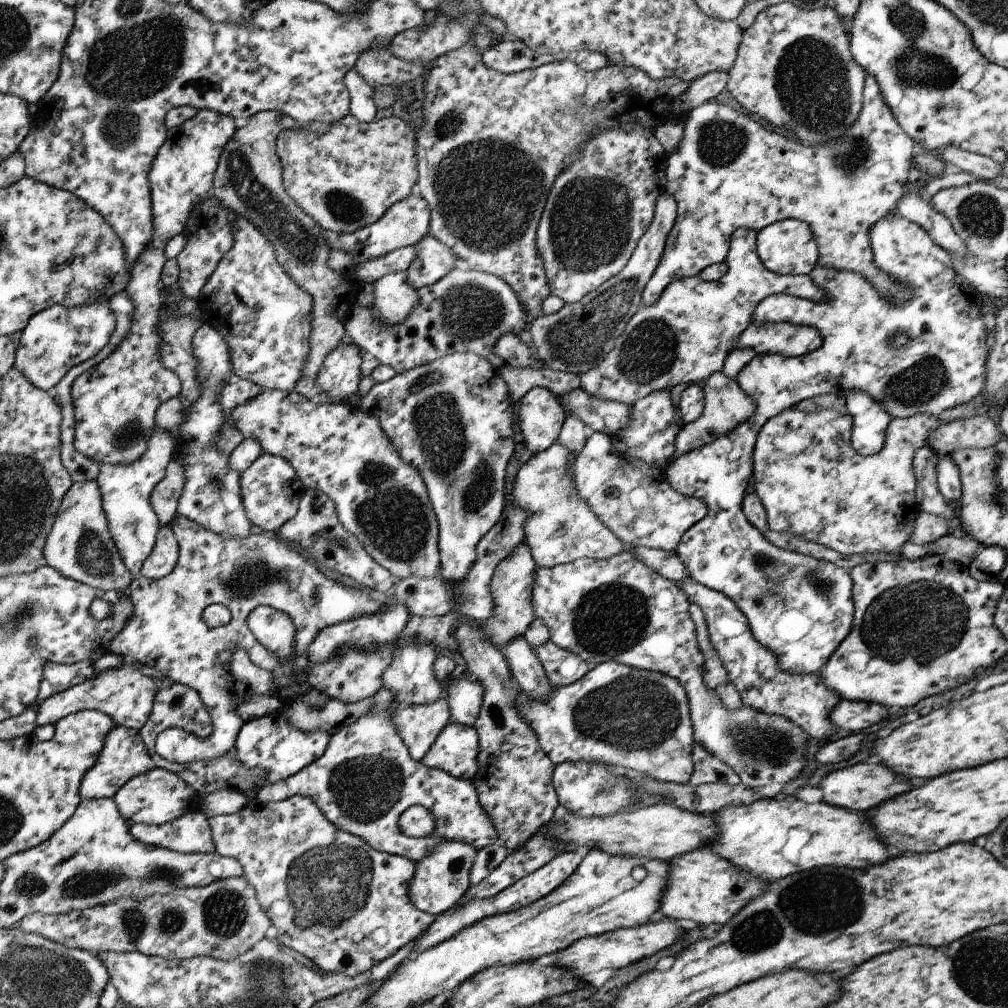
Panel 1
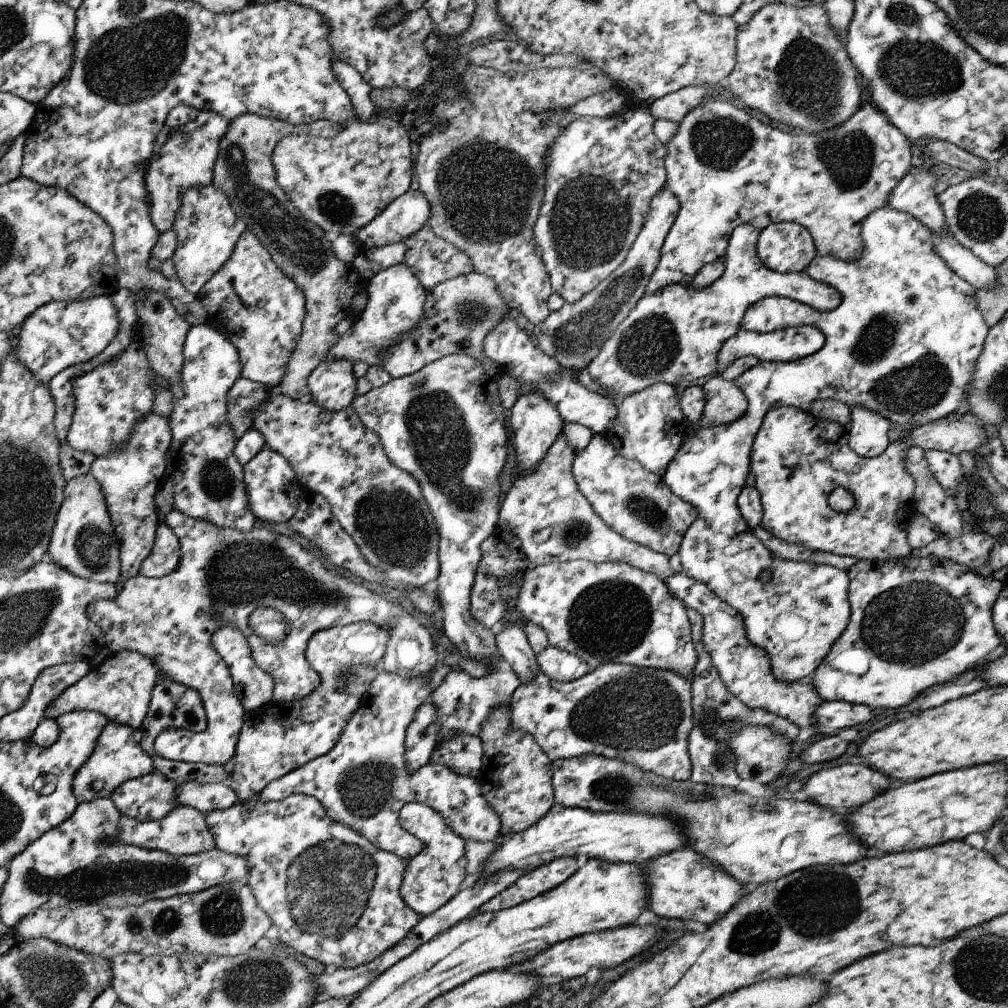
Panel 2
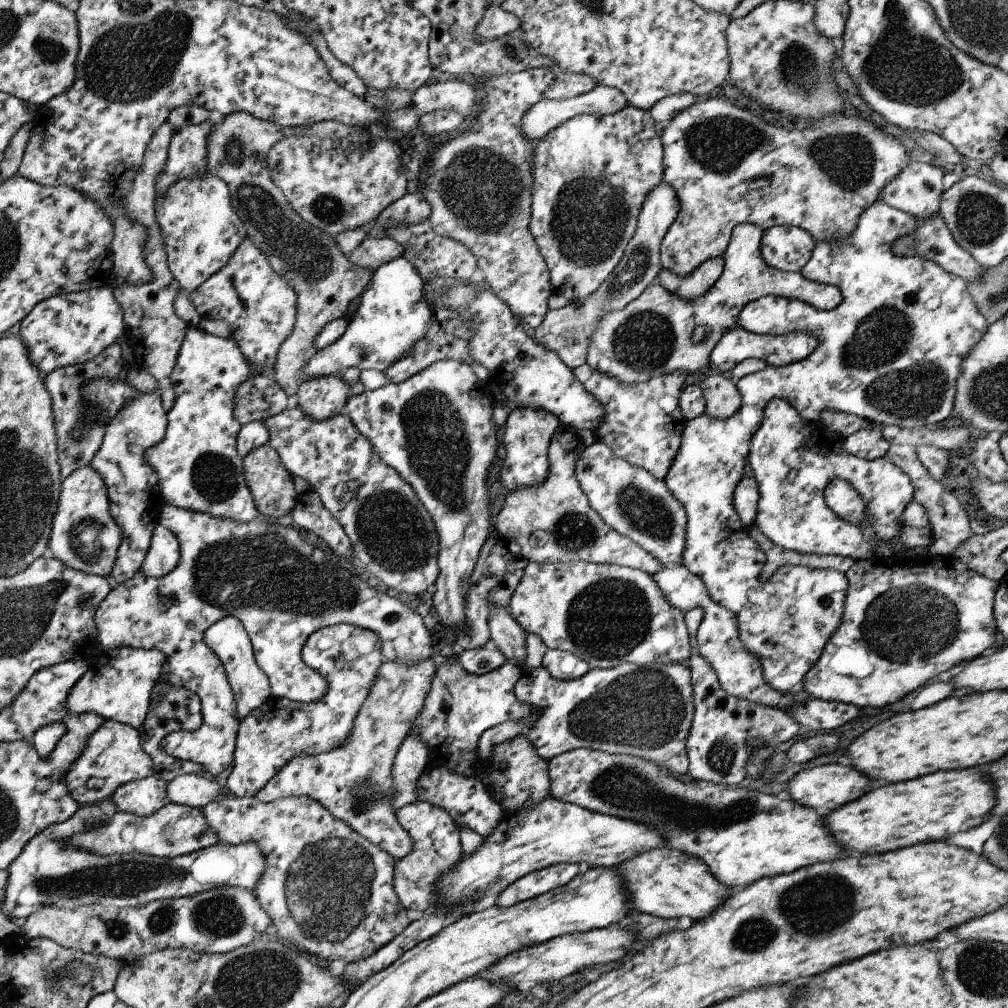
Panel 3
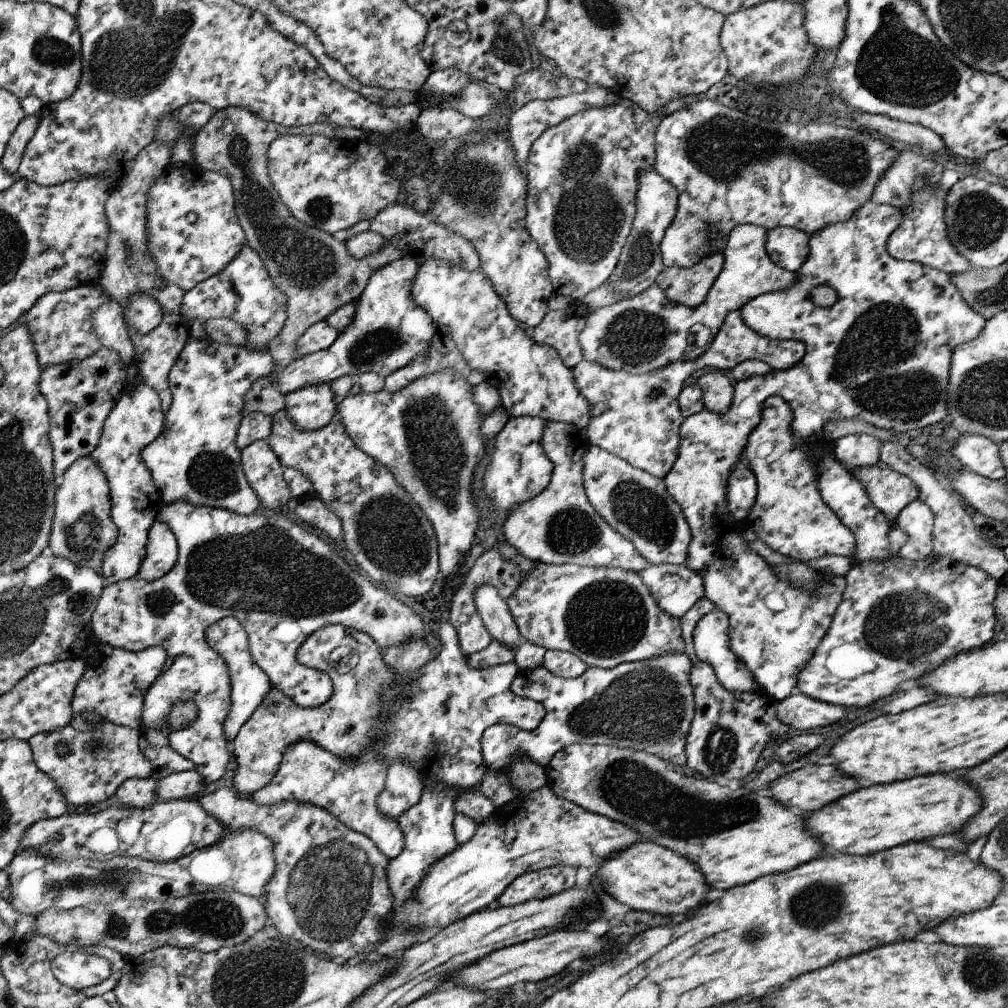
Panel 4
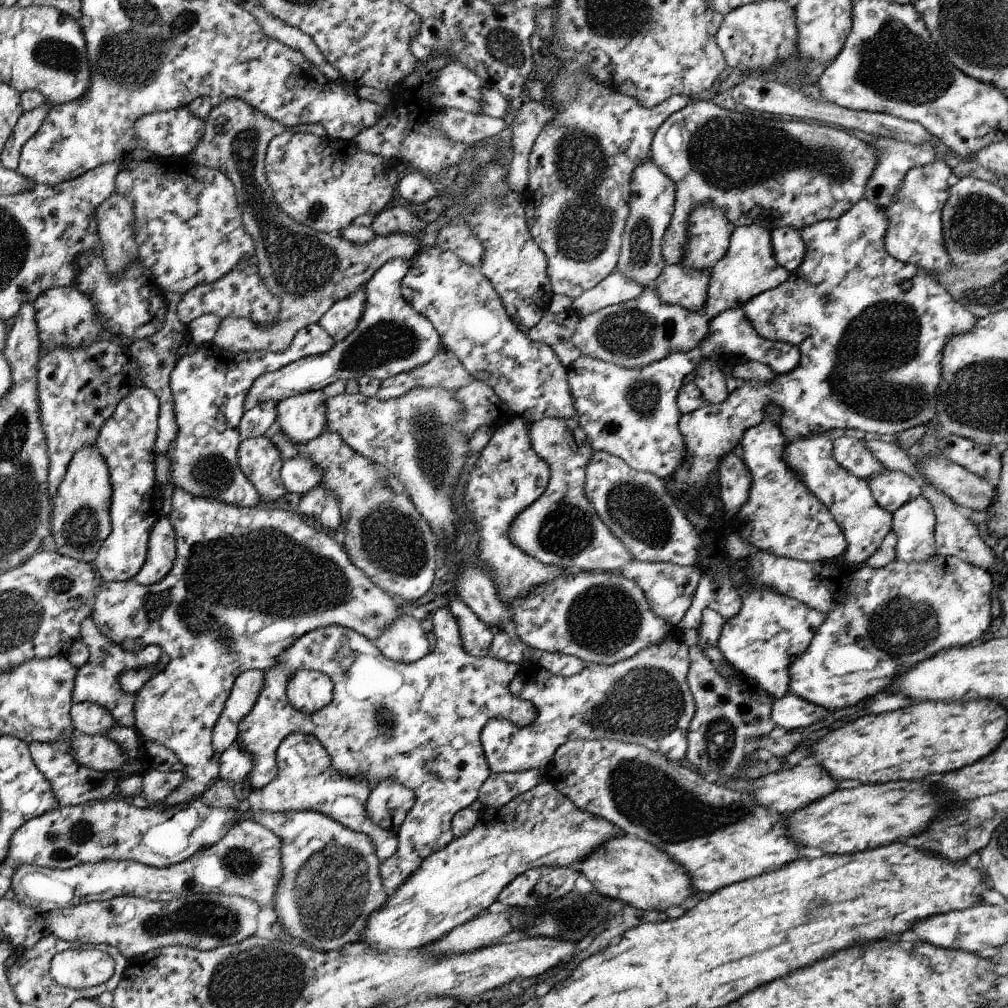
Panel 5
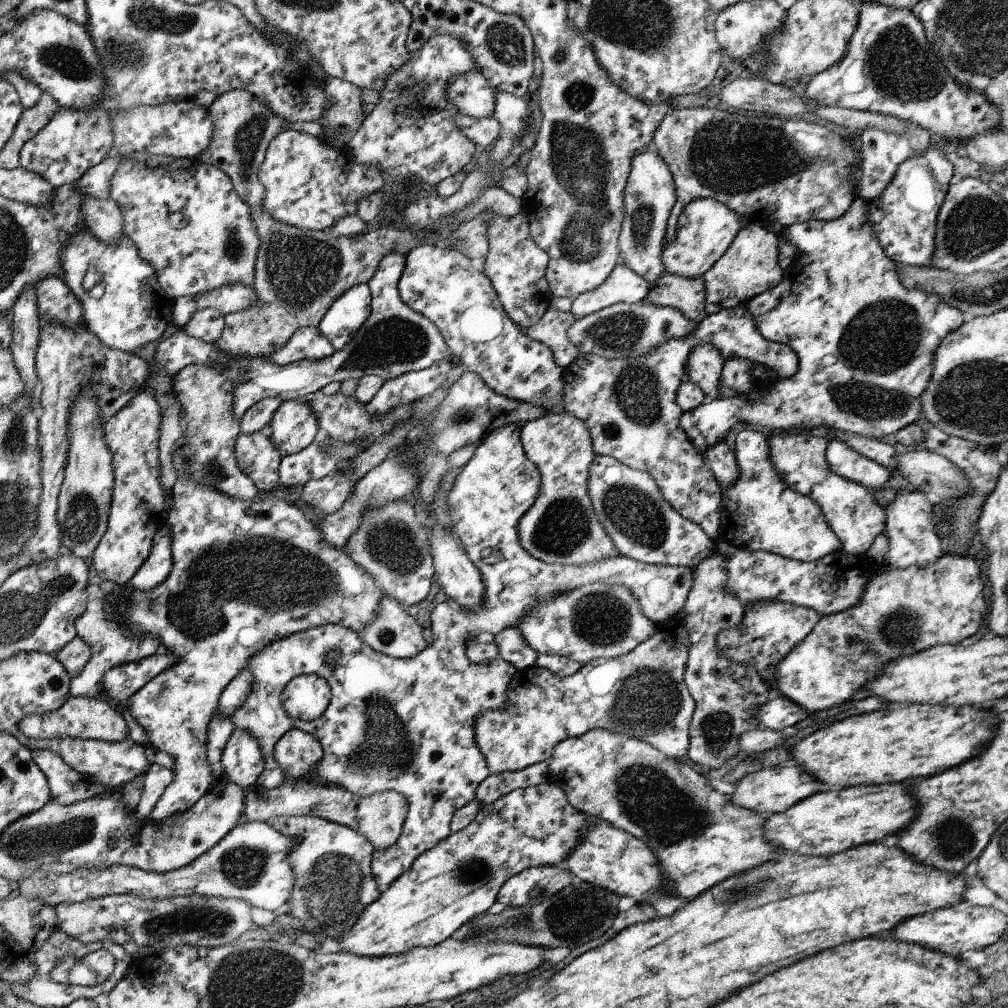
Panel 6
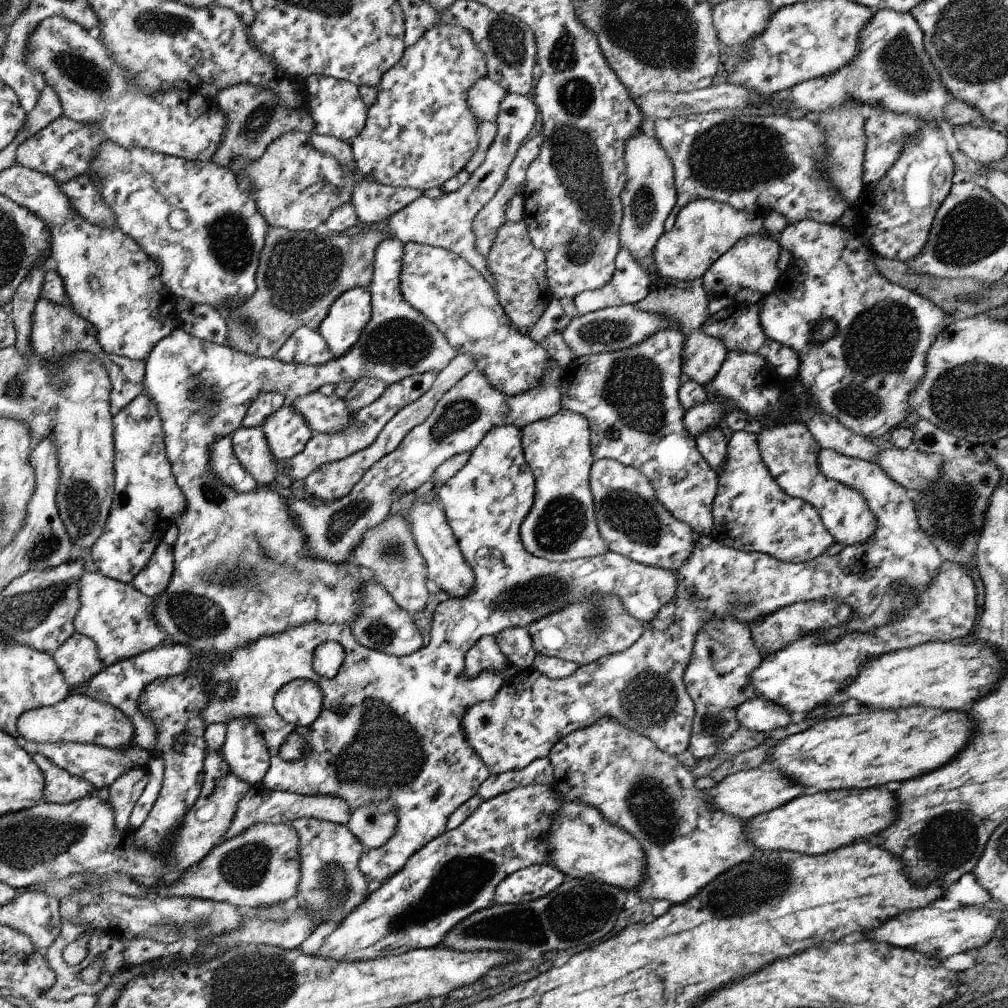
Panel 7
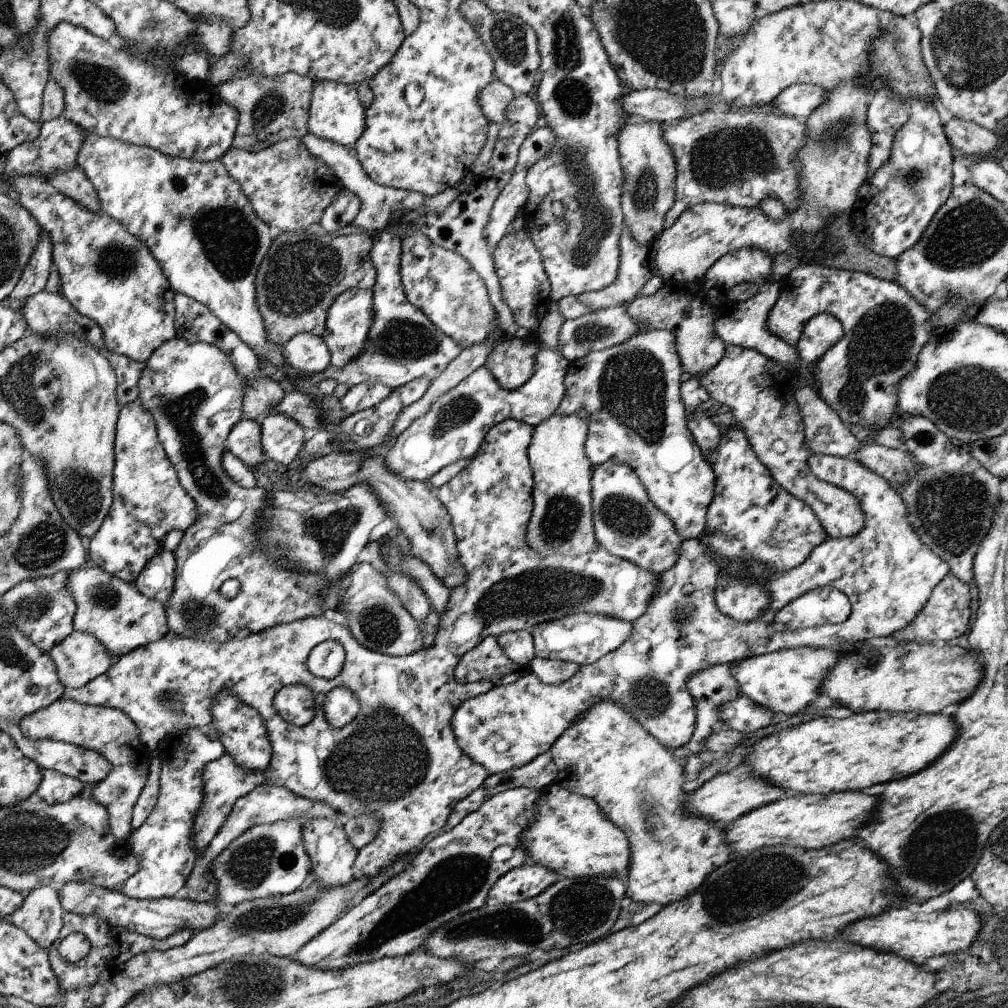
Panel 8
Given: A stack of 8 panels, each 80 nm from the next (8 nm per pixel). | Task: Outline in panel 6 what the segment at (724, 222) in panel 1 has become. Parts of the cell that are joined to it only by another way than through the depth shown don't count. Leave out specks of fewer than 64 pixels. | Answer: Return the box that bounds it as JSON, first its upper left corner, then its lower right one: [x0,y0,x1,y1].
[653,105,861,241]

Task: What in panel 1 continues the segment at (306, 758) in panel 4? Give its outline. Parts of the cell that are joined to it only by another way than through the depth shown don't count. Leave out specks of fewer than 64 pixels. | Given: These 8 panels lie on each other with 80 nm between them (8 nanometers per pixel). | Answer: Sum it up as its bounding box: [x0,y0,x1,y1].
[254,685,497,863]

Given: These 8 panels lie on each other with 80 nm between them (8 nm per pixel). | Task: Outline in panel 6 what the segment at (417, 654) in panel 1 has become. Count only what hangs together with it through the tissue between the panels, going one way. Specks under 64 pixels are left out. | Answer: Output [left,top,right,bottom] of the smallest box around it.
[108,444,384,821]

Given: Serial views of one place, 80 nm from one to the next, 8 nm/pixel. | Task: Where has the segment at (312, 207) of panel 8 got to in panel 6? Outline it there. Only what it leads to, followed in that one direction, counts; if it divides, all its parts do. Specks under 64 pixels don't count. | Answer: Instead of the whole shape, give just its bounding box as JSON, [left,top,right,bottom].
[262,130,383,231]

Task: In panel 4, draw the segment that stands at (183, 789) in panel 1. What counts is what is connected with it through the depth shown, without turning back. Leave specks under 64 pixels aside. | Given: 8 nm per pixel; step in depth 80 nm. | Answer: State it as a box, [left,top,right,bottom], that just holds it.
[115,776,158,809]

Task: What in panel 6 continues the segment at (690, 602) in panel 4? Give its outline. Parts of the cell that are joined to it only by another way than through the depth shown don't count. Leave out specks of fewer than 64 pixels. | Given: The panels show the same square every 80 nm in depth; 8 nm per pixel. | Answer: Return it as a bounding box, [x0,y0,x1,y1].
[230,424,693,890]

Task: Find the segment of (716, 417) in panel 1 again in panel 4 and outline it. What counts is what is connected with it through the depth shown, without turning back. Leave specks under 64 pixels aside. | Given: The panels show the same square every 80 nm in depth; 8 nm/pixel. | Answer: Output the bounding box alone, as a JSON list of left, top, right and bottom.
[696,370,734,414]

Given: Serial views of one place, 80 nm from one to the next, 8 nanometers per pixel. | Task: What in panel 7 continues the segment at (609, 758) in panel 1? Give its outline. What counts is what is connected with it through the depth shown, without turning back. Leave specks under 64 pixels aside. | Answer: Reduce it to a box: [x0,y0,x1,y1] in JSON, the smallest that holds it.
[461,449,942,774]

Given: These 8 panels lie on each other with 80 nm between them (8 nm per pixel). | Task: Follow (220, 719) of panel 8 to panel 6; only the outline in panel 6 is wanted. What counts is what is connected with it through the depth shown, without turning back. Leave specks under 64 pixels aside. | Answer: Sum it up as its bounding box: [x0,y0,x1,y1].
[220,729,264,790]

